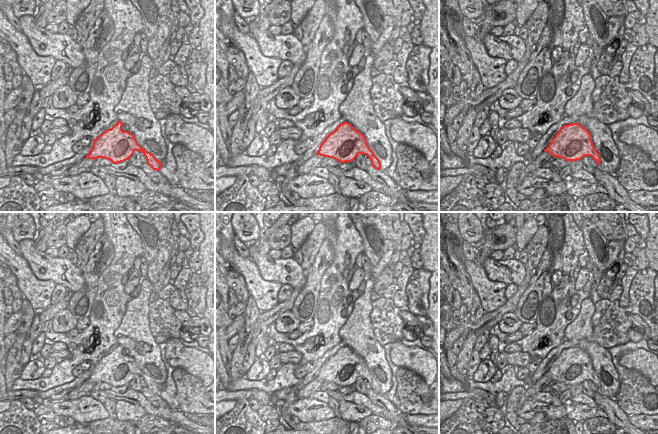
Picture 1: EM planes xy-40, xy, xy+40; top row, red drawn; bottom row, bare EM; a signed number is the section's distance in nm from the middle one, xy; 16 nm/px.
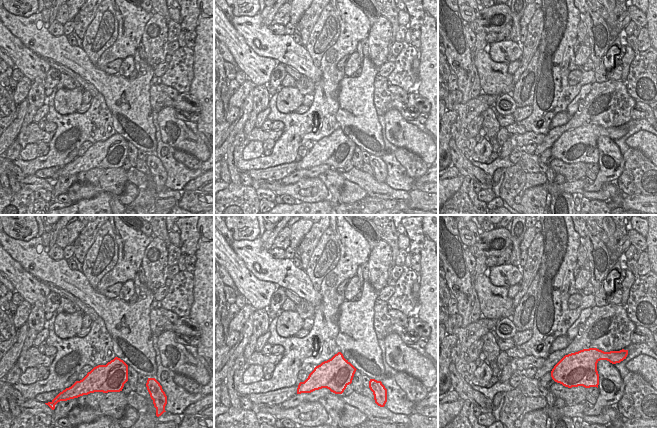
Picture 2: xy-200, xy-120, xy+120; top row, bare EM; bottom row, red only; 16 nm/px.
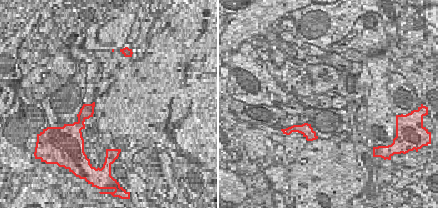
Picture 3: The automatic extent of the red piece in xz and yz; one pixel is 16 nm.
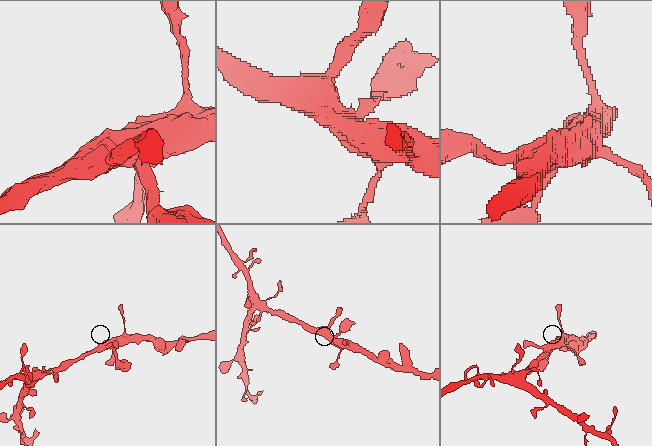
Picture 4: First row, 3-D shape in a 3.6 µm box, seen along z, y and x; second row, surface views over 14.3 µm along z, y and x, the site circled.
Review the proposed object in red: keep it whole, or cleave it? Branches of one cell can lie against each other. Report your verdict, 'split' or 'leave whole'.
leave whole

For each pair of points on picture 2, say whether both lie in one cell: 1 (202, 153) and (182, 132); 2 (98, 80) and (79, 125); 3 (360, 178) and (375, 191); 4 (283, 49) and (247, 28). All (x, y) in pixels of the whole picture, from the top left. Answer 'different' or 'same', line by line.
1: same
2: different
3: same
4: same

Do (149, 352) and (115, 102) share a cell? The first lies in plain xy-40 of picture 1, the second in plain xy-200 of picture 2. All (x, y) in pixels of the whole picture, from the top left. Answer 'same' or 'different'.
same

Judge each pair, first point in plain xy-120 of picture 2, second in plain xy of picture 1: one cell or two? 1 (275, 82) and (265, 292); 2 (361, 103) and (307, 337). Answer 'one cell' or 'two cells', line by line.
1: two cells
2: two cells

